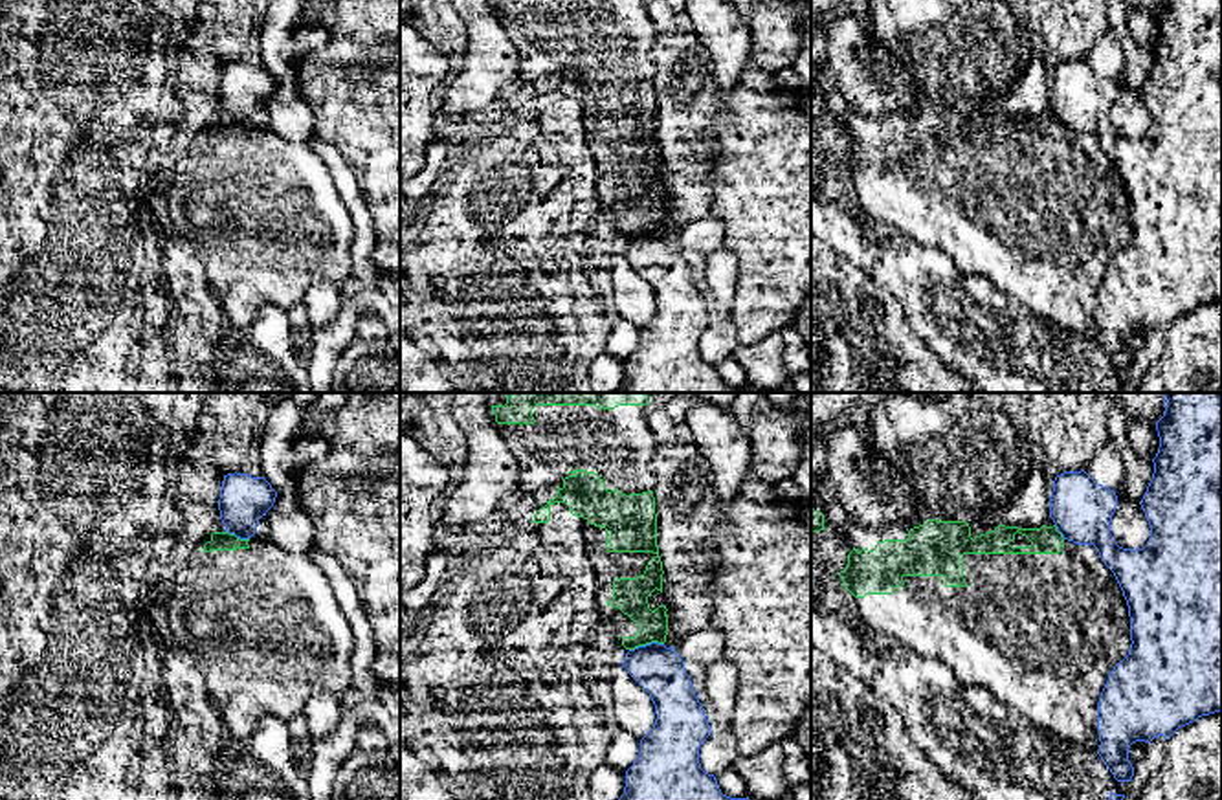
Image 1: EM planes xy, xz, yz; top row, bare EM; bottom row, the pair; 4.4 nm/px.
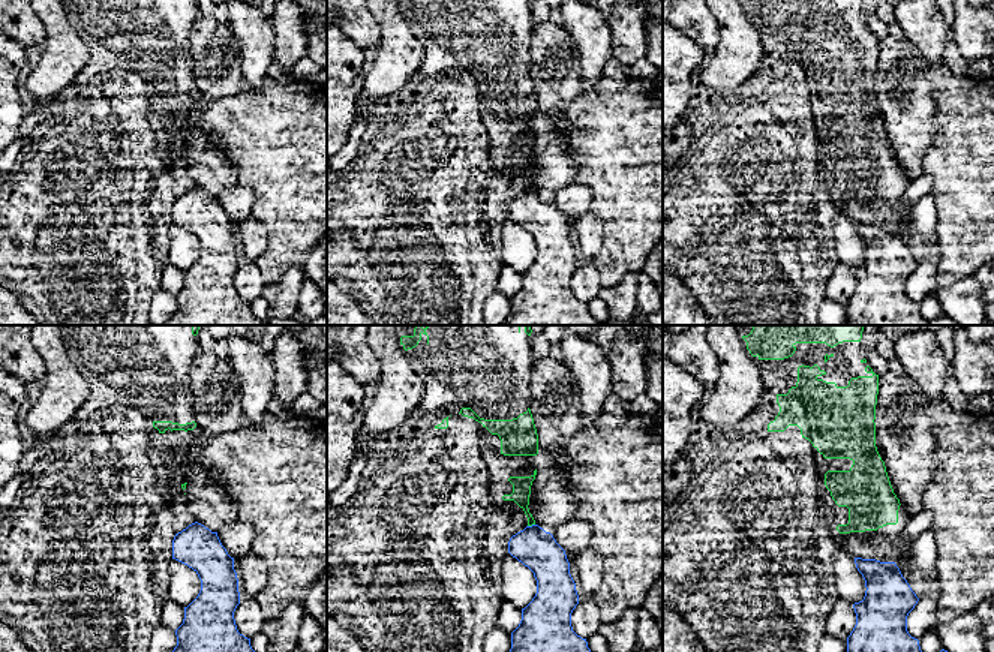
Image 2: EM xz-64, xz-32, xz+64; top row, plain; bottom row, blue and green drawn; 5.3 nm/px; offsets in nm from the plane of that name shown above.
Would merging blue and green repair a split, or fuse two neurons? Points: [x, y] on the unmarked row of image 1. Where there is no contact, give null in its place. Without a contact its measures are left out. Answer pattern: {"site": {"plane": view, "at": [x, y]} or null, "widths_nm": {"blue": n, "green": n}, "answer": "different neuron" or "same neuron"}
{"site": {"plane": "xz", "at": [646, 233]}, "widths_nm": {"blue": 220, "green": 160}, "answer": "different neuron"}

